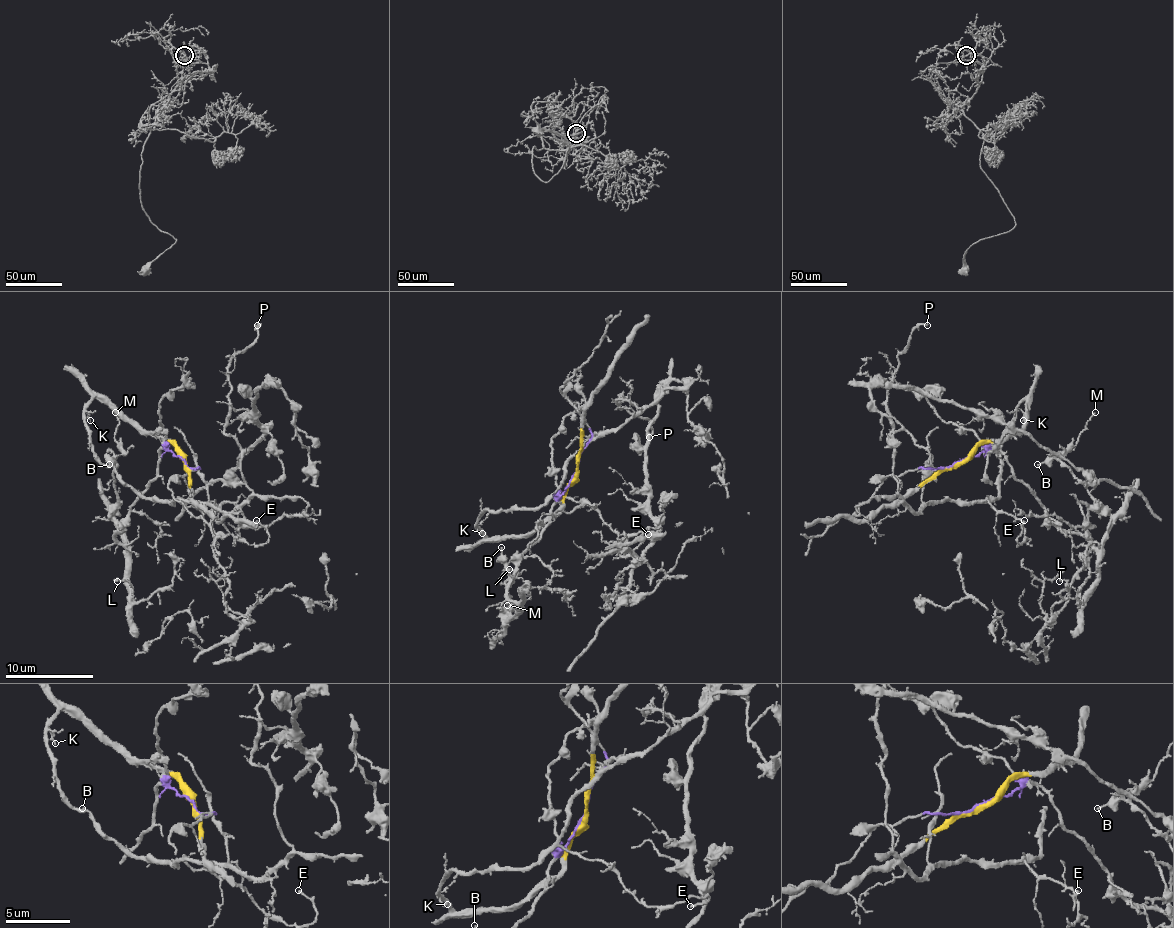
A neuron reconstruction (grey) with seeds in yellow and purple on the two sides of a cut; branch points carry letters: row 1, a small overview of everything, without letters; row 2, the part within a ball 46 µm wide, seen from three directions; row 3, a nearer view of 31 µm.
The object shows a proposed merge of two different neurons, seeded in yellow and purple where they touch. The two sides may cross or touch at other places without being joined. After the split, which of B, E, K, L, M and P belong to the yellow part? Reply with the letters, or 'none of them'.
E, K, P

